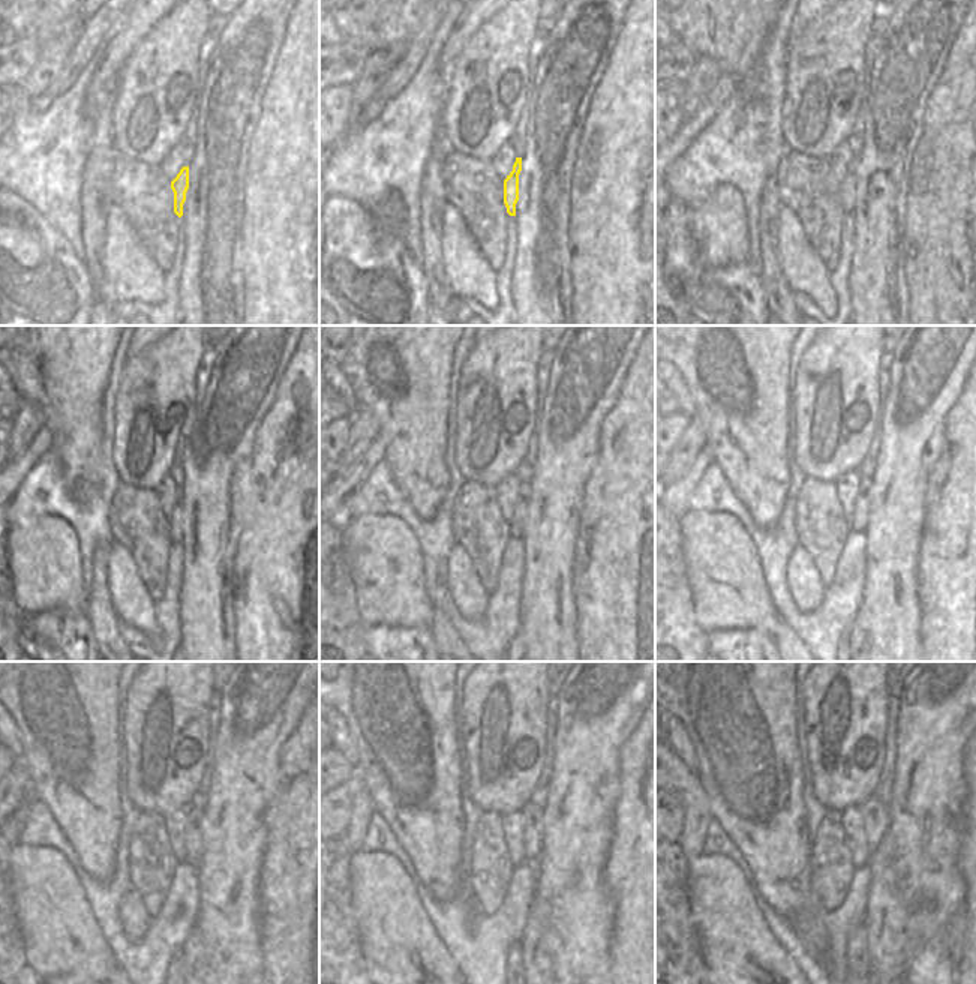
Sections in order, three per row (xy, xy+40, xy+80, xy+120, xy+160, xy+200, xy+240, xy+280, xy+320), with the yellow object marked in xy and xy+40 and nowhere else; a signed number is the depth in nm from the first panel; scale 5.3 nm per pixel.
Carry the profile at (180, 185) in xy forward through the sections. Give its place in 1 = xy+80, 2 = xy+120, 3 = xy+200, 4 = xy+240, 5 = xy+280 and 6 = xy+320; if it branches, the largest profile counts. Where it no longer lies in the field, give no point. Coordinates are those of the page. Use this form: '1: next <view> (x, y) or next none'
1: next xy+80 (847, 183)
2: next xy+120 (176, 519)
3: next xy+200 (861, 513)
4: next xy+240 (192, 855)
5: next xy+280 (532, 813)
6: next xy+320 (876, 819)

